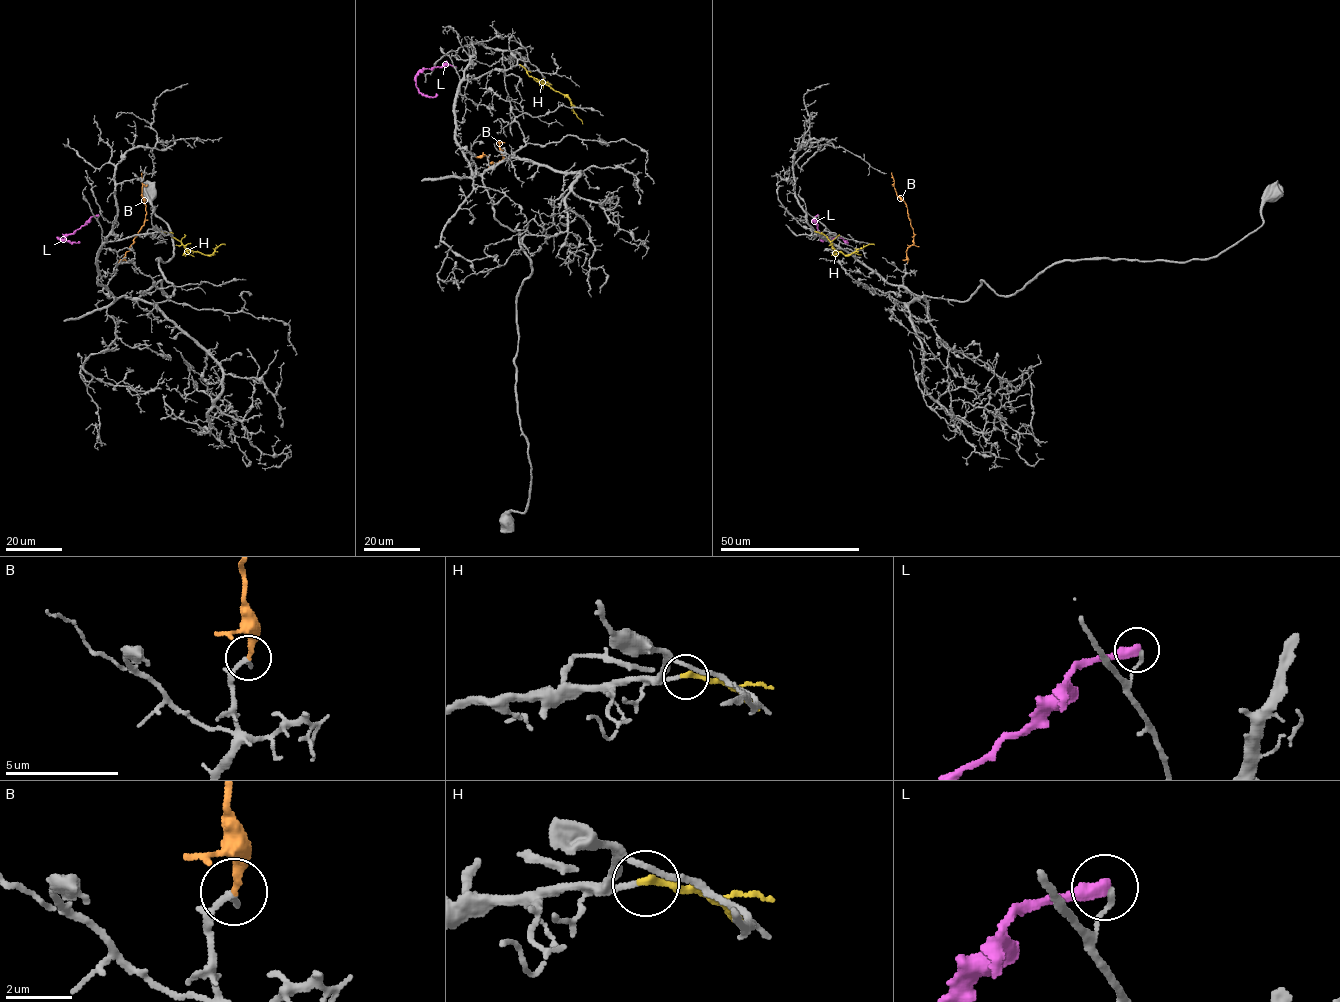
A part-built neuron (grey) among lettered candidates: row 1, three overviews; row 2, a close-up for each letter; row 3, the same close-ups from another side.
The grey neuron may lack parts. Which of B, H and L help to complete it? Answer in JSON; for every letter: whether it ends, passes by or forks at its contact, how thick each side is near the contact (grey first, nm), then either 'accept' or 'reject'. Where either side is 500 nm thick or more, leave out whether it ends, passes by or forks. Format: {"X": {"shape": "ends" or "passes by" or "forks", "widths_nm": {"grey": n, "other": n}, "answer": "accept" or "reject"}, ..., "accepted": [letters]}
{"B": {"shape": "ends", "widths_nm": {"grey": 160, "other": 200}, "answer": "accept"}, "H": {"shape": "ends", "widths_nm": {"grey": 180, "other": 240}, "answer": "accept"}, "L": {"shape": "ends", "widths_nm": {"grey": 150, "other": 440}, "answer": "reject"}, "accepted": ["B", "H"]}

